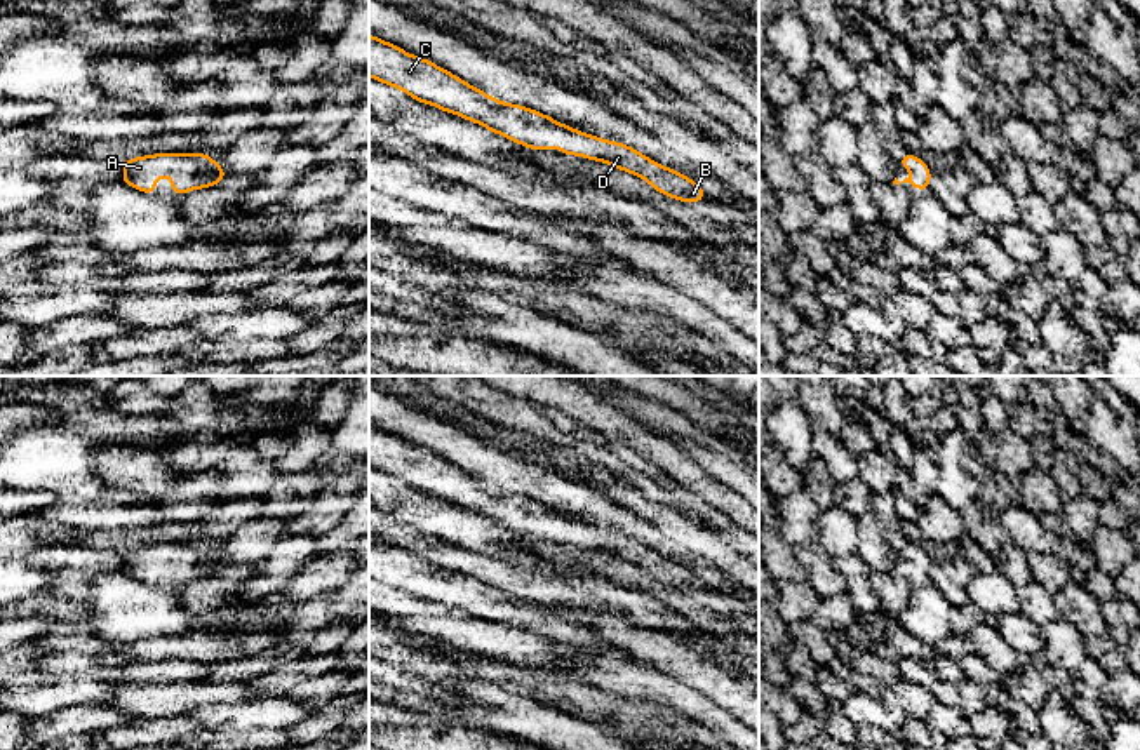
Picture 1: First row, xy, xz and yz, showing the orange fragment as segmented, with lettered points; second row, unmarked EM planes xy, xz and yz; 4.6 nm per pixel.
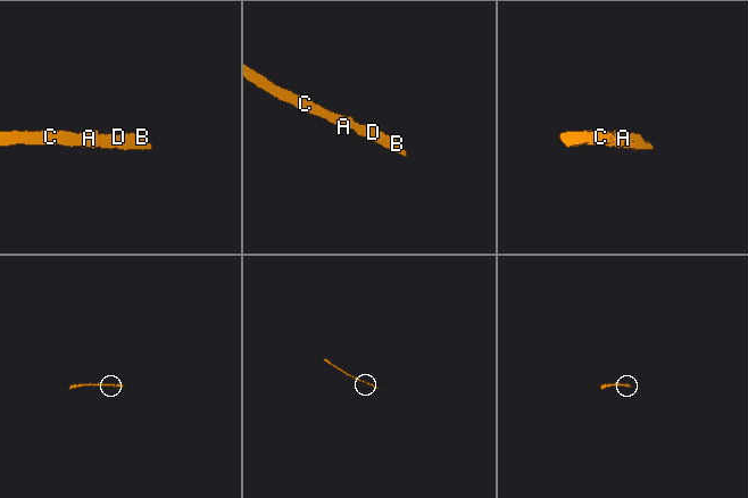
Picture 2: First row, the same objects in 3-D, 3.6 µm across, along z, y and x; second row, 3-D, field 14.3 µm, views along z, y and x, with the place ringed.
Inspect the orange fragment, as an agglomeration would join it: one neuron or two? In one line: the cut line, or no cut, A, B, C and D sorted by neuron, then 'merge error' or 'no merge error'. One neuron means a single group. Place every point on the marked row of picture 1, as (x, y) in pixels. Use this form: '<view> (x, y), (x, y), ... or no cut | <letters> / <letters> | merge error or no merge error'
no cut | A B C D | no merge error

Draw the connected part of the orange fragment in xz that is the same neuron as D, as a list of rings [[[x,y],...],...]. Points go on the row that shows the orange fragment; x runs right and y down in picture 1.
[[[371,33],[369,77],[404,90],[416,101],[480,124],[526,148],[553,151],[559,144],[564,155],[578,157],[581,151],[585,160],[606,162],[632,172],[675,200],[694,204],[707,198],[698,183],[653,162],[628,144],[580,134],[574,127],[562,125],[540,111],[501,103],[435,63],[411,56]]]

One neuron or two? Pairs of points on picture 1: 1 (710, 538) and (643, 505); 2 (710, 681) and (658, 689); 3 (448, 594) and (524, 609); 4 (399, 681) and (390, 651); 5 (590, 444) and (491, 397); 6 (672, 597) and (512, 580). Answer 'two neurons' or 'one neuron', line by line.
1: one neuron
2: two neurons
3: one neuron
4: two neurons
5: one neuron
6: two neurons

